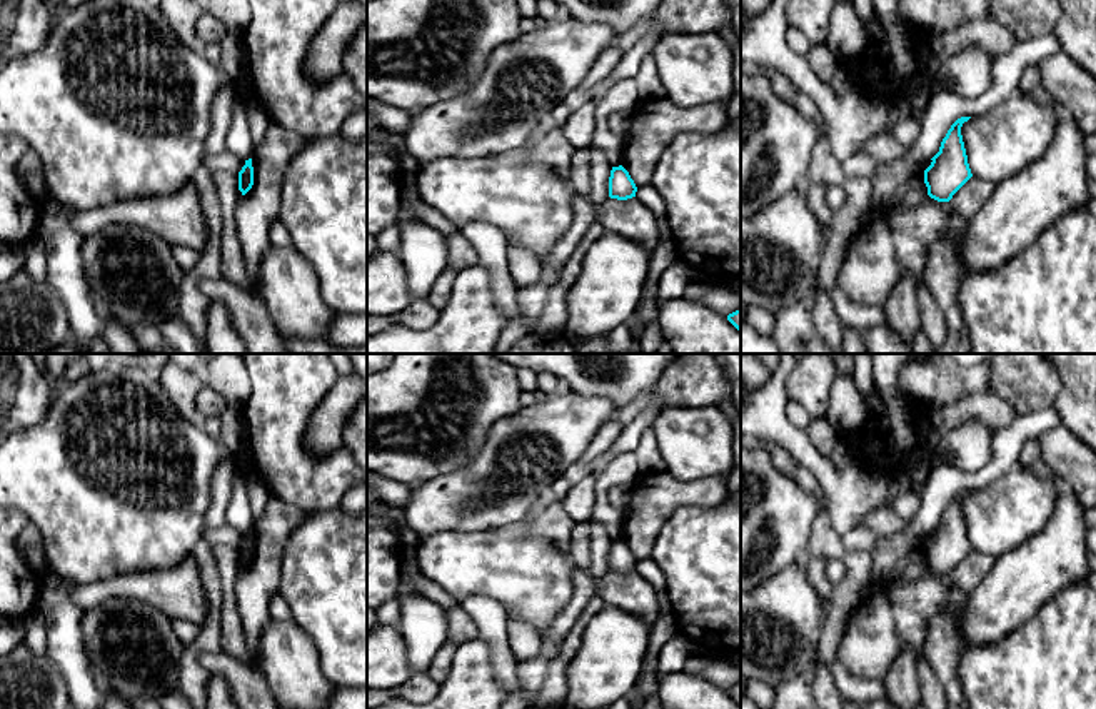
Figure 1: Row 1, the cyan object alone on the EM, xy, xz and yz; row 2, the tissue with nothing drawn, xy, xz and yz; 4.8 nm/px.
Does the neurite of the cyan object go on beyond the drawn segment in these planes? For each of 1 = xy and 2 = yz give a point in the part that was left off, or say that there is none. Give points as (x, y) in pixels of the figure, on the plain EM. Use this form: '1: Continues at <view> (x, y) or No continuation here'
1: No continuation here
2: No continuation here

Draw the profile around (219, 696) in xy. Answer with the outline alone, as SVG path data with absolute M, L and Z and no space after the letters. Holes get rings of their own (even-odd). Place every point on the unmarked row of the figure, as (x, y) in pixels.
M210 674L207 709L239 709L229 682L219 674Z

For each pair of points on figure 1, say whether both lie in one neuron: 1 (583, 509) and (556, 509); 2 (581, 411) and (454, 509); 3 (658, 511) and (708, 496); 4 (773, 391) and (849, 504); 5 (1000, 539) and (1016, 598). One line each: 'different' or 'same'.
1: different
2: same
3: same
4: same
5: different

